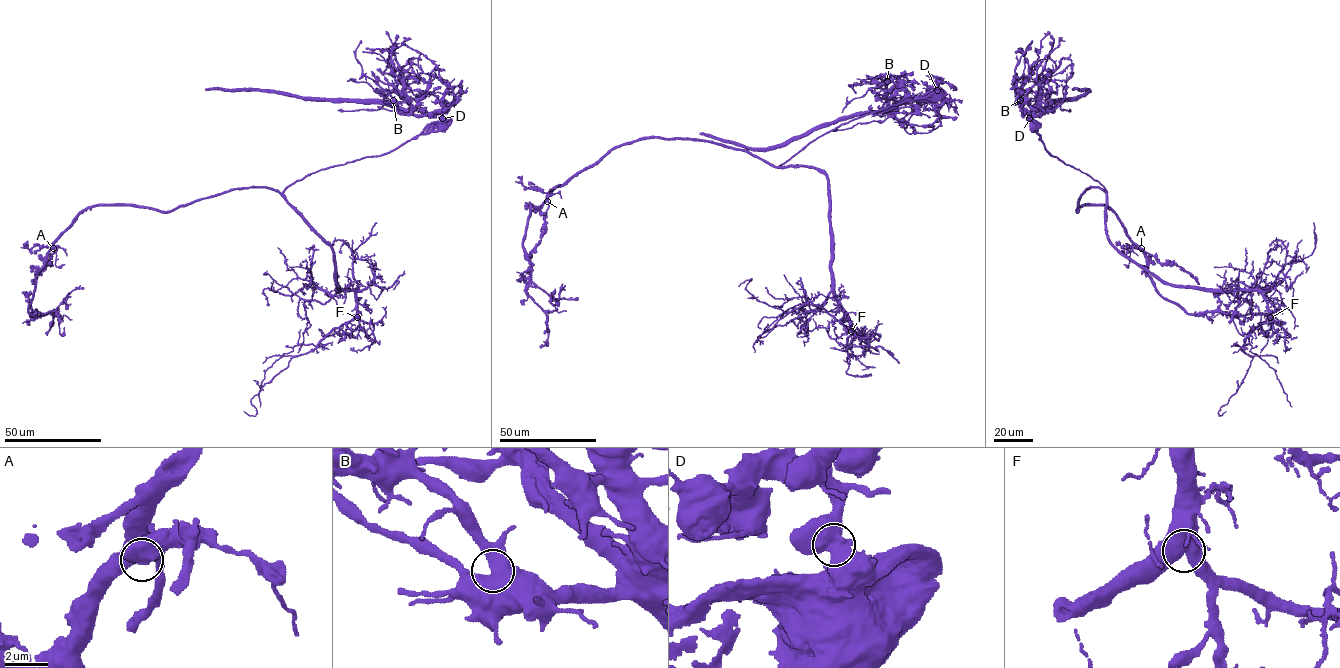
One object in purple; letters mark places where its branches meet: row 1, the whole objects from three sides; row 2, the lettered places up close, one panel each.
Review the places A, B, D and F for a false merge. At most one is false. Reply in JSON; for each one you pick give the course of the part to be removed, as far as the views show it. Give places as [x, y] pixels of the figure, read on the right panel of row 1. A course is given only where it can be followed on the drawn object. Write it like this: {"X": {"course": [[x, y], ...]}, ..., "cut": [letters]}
{"D": {"course": [[1029, 118], [1053, 156], [1103, 187], [1077, 211], [1110, 209], [1163, 297], [1191, 314], [1268, 314], [1286, 335]]}, "cut": ["D"]}

